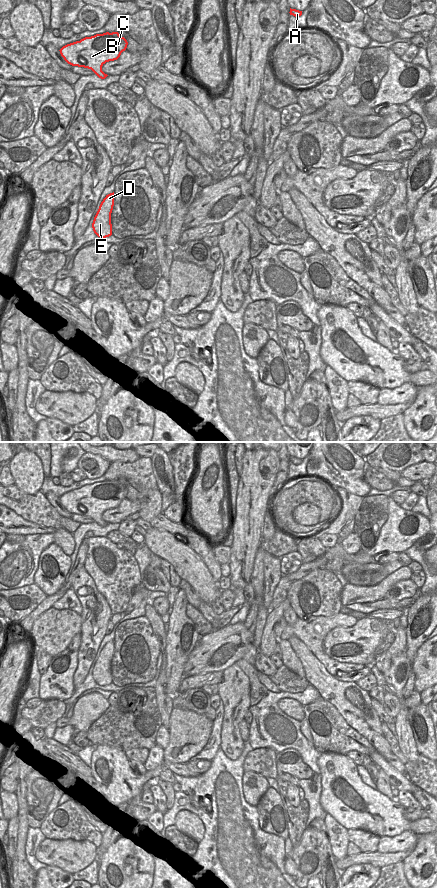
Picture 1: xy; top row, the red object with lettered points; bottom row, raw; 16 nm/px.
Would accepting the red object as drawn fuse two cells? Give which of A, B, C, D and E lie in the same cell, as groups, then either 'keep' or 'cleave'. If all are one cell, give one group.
A B C D E | keep

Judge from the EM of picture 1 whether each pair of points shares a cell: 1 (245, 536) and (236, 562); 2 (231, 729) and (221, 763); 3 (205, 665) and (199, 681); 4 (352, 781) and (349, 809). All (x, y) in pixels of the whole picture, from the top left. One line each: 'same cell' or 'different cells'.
1: same cell
2: different cells
3: different cells
4: same cell

